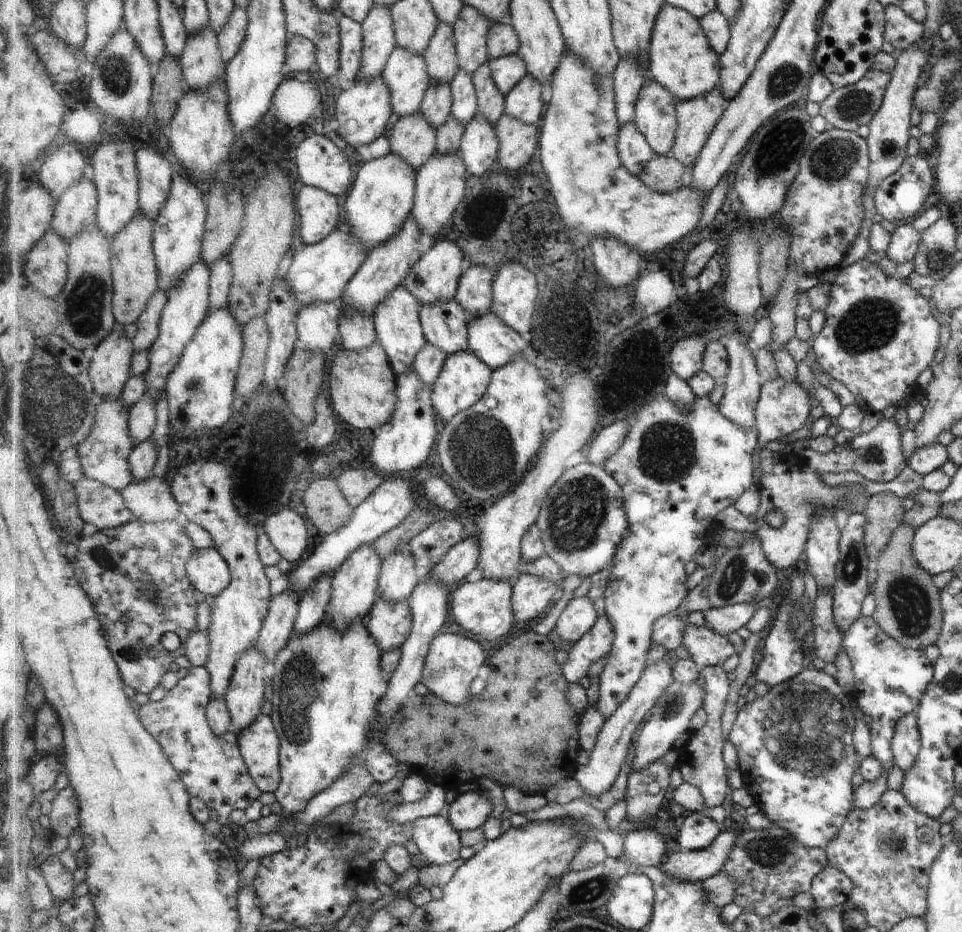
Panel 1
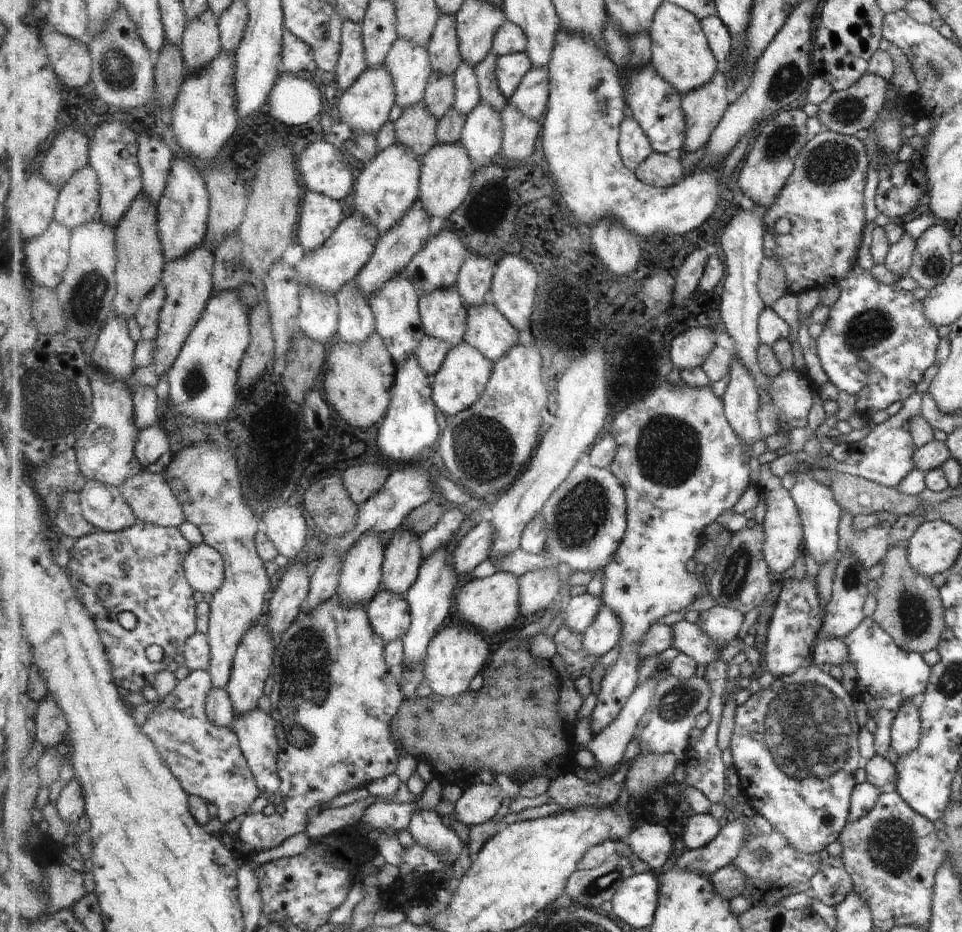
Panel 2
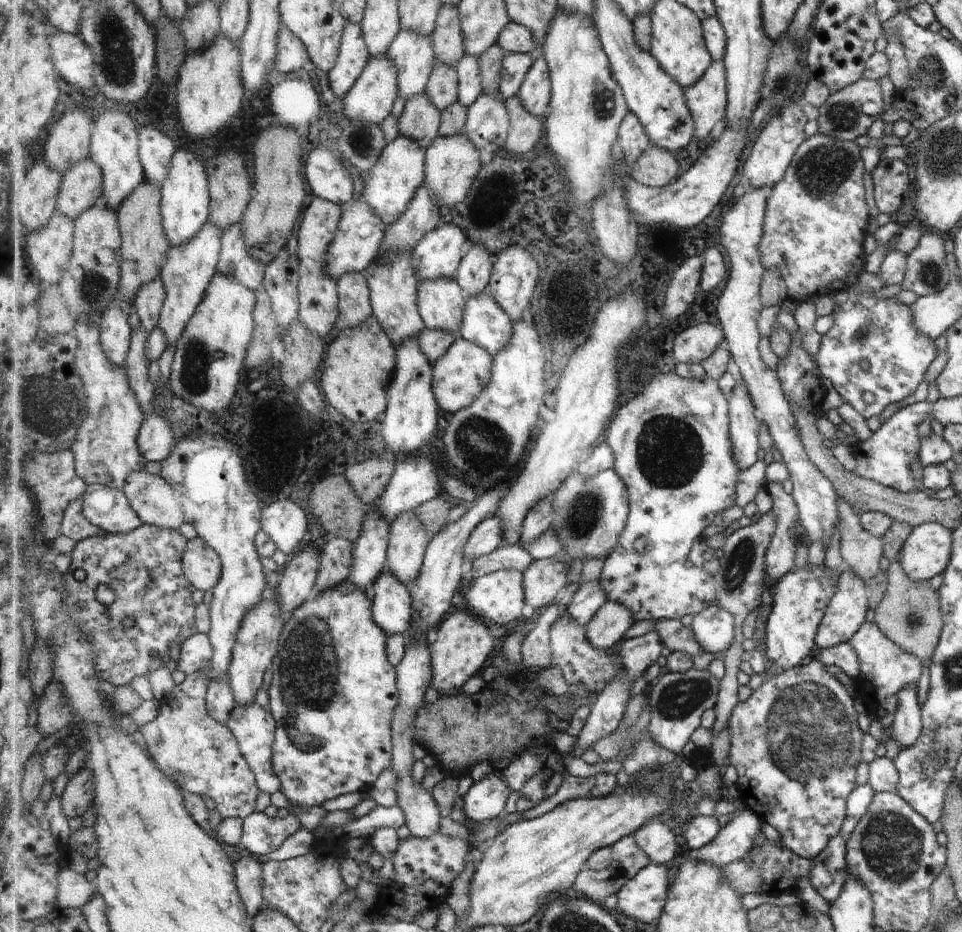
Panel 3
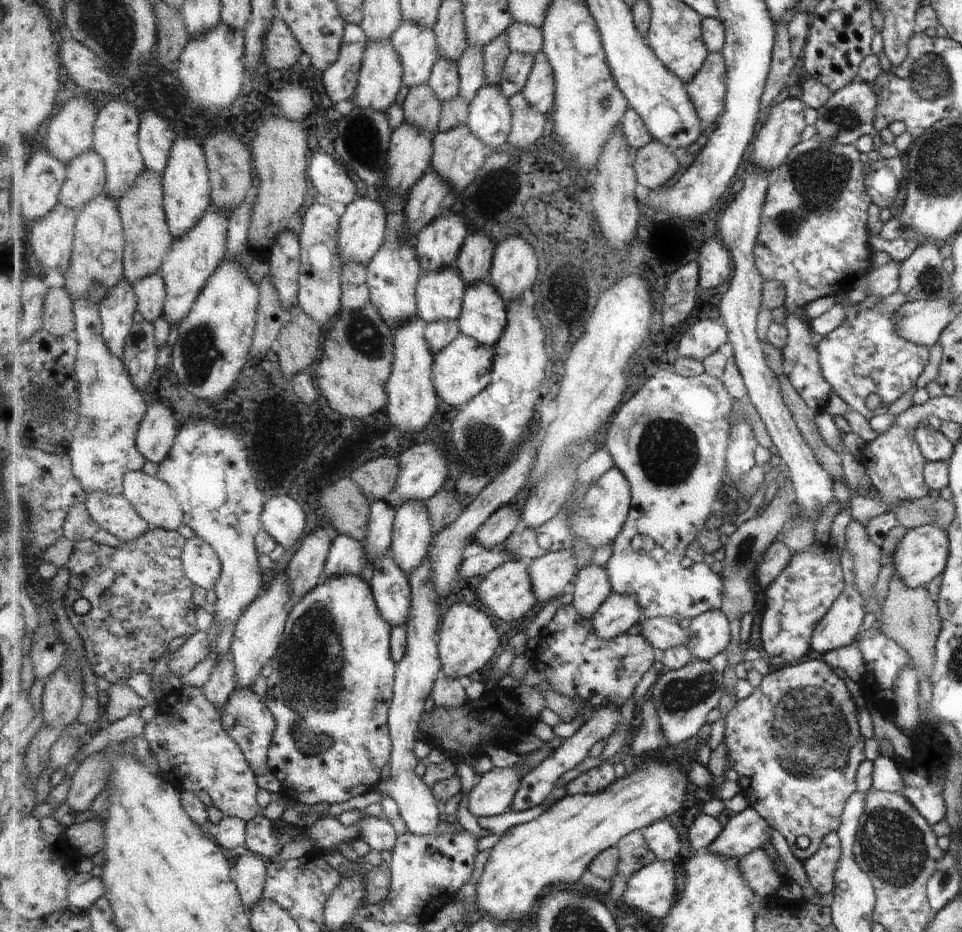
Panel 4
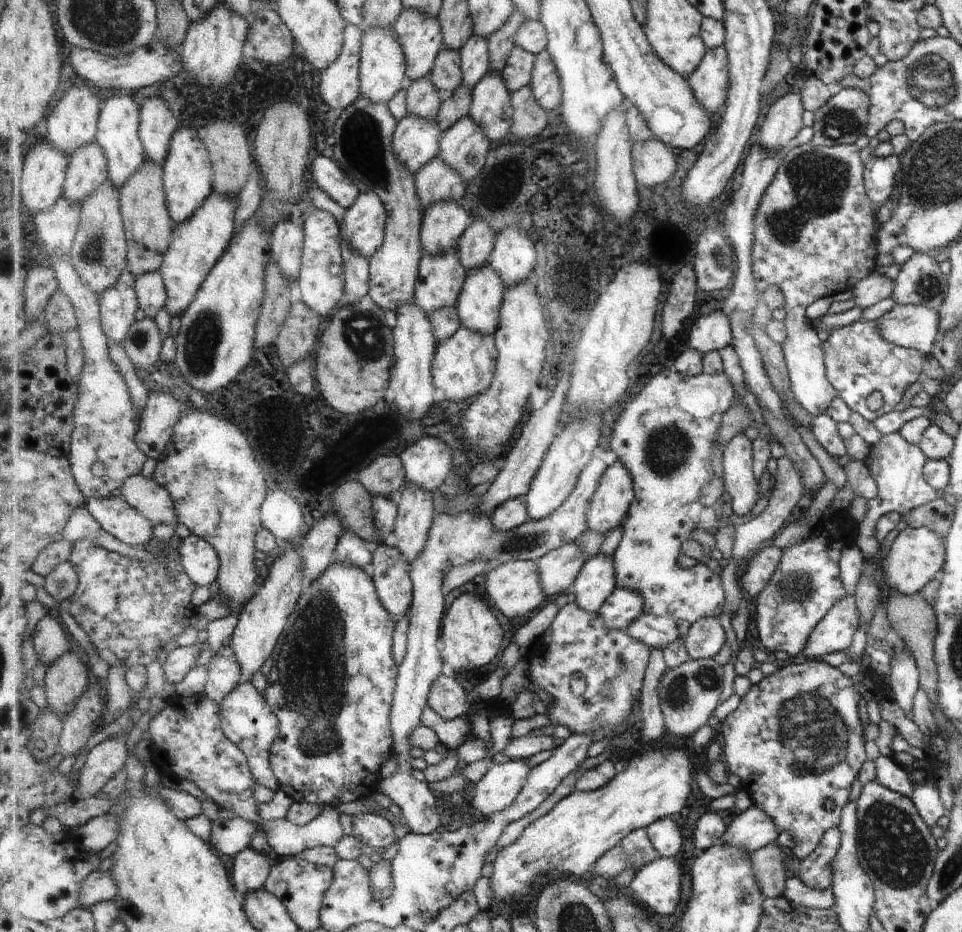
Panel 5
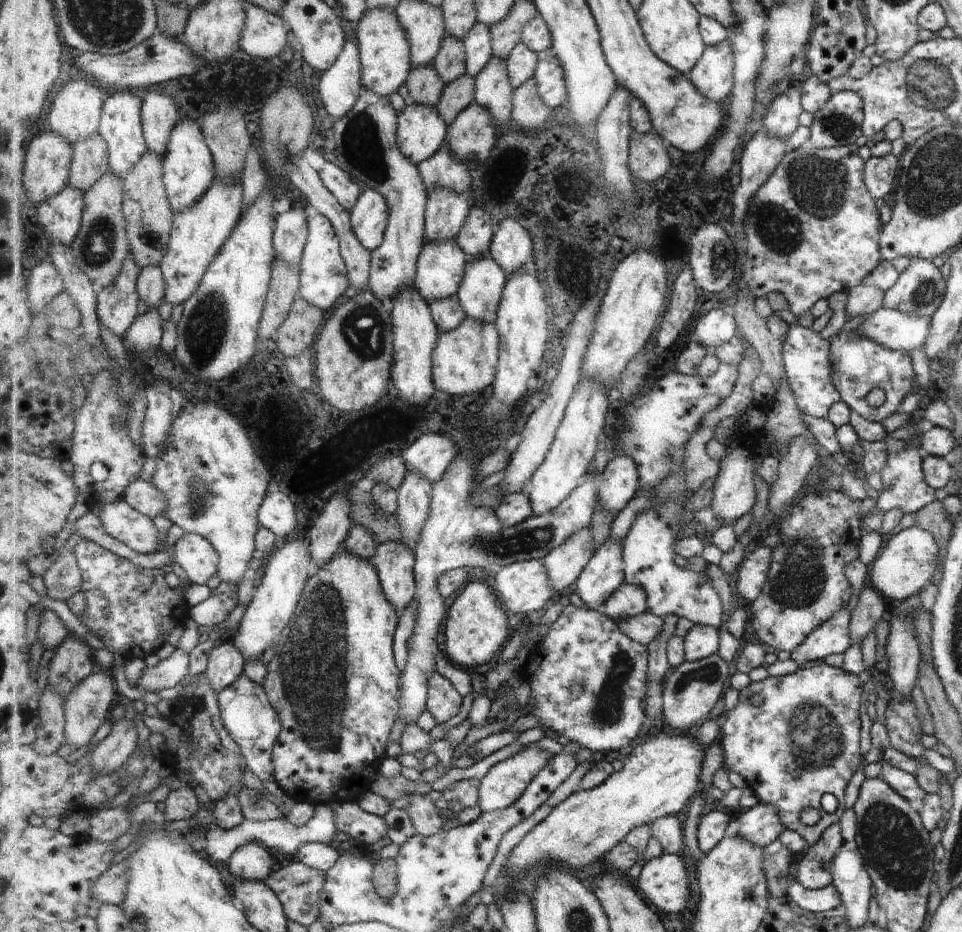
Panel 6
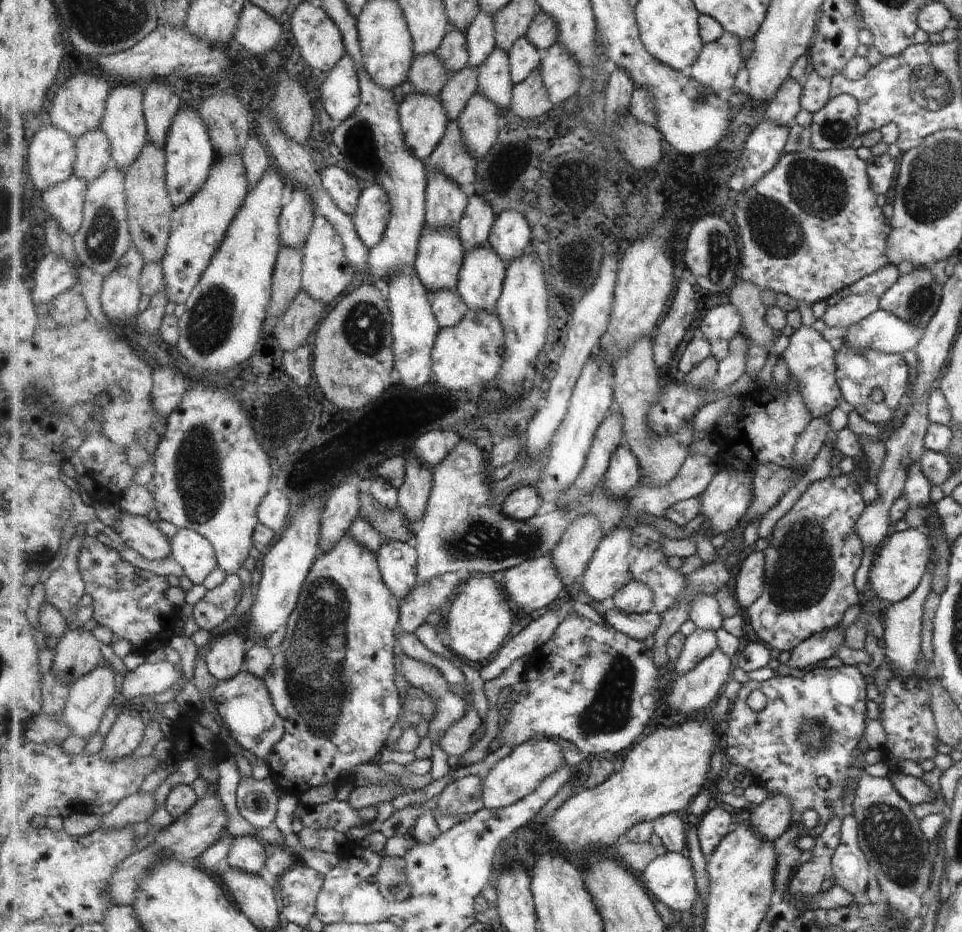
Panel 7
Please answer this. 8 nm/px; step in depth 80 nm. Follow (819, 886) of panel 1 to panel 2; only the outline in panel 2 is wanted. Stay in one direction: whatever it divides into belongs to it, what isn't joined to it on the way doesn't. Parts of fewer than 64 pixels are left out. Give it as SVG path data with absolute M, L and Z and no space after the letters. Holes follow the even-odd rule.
M835 840L818 852L819 869L809 878L812 897L826 905L839 904L845 893L852 890L850 876L840 859L841 849L840 842Z

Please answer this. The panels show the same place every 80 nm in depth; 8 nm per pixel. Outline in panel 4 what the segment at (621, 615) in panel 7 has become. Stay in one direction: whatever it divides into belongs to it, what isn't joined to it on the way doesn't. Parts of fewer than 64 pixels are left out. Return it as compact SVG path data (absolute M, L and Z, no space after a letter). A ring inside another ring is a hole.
M673 617L643 618L639 634L649 638L655 648L666 651L673 647L686 646L690 643L688 629L681 628L679 620Z

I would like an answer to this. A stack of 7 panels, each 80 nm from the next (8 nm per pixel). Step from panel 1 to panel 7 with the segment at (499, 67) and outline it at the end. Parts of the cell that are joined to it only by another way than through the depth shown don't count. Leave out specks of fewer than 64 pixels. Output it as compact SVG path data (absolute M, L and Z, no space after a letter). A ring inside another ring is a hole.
M522 37L508 52L513 84L521 84L540 67L543 52L529 38Z

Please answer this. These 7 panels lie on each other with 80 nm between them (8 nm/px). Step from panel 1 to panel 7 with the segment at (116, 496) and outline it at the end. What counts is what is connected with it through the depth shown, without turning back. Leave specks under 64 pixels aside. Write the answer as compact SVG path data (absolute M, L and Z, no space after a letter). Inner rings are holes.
M121 509L121 518L112 528L121 540L132 547L140 556L150 560L161 560L172 554L172 544L158 524L145 516L131 514Z

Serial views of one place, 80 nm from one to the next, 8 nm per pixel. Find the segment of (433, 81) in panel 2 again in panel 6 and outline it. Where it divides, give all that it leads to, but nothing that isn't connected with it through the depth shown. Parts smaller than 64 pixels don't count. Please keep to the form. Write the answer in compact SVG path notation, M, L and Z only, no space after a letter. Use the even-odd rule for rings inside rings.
M448 36L434 62L434 68L446 85L464 77L467 73L464 40Z

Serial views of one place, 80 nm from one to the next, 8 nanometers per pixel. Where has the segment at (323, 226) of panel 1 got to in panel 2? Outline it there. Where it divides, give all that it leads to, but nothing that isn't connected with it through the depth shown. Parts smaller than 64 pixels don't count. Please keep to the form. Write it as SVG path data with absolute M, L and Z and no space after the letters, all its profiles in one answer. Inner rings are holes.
M306 192L298 222L298 243L304 254L312 255L333 236L341 222L343 203L324 194Z

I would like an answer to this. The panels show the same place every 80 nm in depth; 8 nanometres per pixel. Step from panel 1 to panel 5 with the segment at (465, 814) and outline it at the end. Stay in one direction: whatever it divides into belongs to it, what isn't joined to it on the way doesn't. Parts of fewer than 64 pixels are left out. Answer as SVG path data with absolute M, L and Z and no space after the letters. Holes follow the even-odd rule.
M529 757L494 764L474 788L471 804L474 813L490 817L507 810L517 800L535 767Z

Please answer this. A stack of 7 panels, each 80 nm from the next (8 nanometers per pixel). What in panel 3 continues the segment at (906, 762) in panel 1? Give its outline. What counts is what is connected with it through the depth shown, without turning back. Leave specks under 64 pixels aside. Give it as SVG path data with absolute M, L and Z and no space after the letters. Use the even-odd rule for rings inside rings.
M916 684L902 686L896 696L896 711L890 730L901 748L910 747L921 732L920 705L917 702Z

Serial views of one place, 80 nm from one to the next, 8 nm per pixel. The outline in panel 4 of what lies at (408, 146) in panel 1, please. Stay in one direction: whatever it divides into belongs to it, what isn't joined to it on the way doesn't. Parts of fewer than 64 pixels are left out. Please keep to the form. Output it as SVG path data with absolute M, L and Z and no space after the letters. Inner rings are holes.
M427 84L409 91L402 105L404 120L434 136L440 132L442 104Z

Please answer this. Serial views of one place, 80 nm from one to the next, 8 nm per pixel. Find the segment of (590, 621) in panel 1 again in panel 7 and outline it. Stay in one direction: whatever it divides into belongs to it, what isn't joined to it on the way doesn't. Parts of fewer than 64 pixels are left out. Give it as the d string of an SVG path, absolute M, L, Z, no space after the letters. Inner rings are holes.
M636 526L629 528L616 527L611 534L607 535L600 546L597 548L593 561L589 564L588 570L580 583L582 586L582 595L595 602L603 602L607 598L613 599L617 591L623 586L629 585L633 581L631 570L631 550L633 550L633 530Z

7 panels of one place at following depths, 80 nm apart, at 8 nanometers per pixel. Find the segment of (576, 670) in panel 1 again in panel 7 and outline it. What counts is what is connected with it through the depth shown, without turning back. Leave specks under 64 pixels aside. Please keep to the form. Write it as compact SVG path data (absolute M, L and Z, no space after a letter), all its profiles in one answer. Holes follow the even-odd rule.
M632 581L617 591L613 598L614 607L625 614L641 615L653 611L653 590L643 582Z

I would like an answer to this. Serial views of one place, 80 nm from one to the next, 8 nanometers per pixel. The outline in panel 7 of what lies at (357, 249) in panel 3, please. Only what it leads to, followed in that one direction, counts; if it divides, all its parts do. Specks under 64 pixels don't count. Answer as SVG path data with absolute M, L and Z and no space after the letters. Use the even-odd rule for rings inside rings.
M364 186L353 224L359 238L371 250L383 240L388 230L392 206L383 186Z

